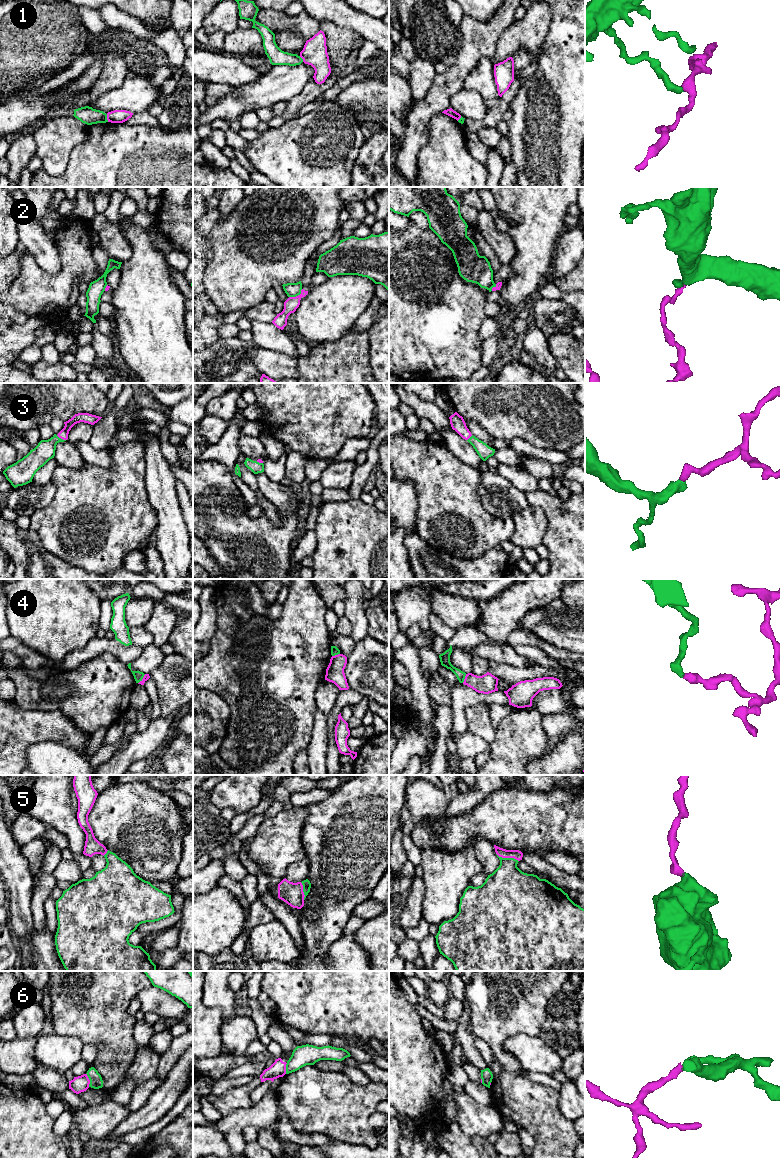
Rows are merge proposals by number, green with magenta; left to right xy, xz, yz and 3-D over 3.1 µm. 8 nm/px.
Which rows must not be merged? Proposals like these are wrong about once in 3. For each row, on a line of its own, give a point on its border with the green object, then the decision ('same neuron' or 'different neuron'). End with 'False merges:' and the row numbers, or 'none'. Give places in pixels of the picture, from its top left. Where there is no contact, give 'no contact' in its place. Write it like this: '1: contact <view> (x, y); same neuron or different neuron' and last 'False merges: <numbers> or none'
1: contact xy (106, 118); different neuron
2: contact xz (296, 295); different neuron
3: contact xy (60, 438); same neuron
4: contact yz (464, 678); different neuron
5: contact yz (507, 858); same neuron
6: contact xy (89, 1079); different neuron
False merges: 1, 2, 4, 6

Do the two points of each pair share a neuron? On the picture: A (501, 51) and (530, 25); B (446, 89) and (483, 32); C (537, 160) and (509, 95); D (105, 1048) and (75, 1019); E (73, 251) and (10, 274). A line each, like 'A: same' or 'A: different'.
A: same
B: same
C: different
D: same
E: different

